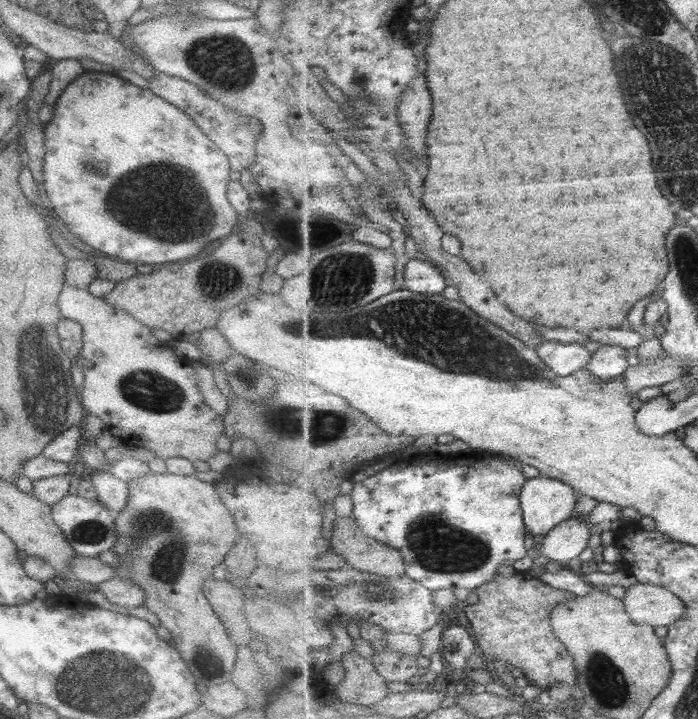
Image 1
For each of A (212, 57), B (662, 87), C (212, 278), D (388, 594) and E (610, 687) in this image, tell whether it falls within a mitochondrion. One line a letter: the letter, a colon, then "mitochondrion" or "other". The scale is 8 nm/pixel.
A: mitochondrion
B: mitochondrion
C: mitochondrion
D: mitochondrion
E: mitochondrion

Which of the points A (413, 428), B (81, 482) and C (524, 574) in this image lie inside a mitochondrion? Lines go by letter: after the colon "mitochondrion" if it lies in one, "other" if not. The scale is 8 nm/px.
A: other
B: other
C: other

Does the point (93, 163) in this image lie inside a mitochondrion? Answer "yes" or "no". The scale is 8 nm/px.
yes

